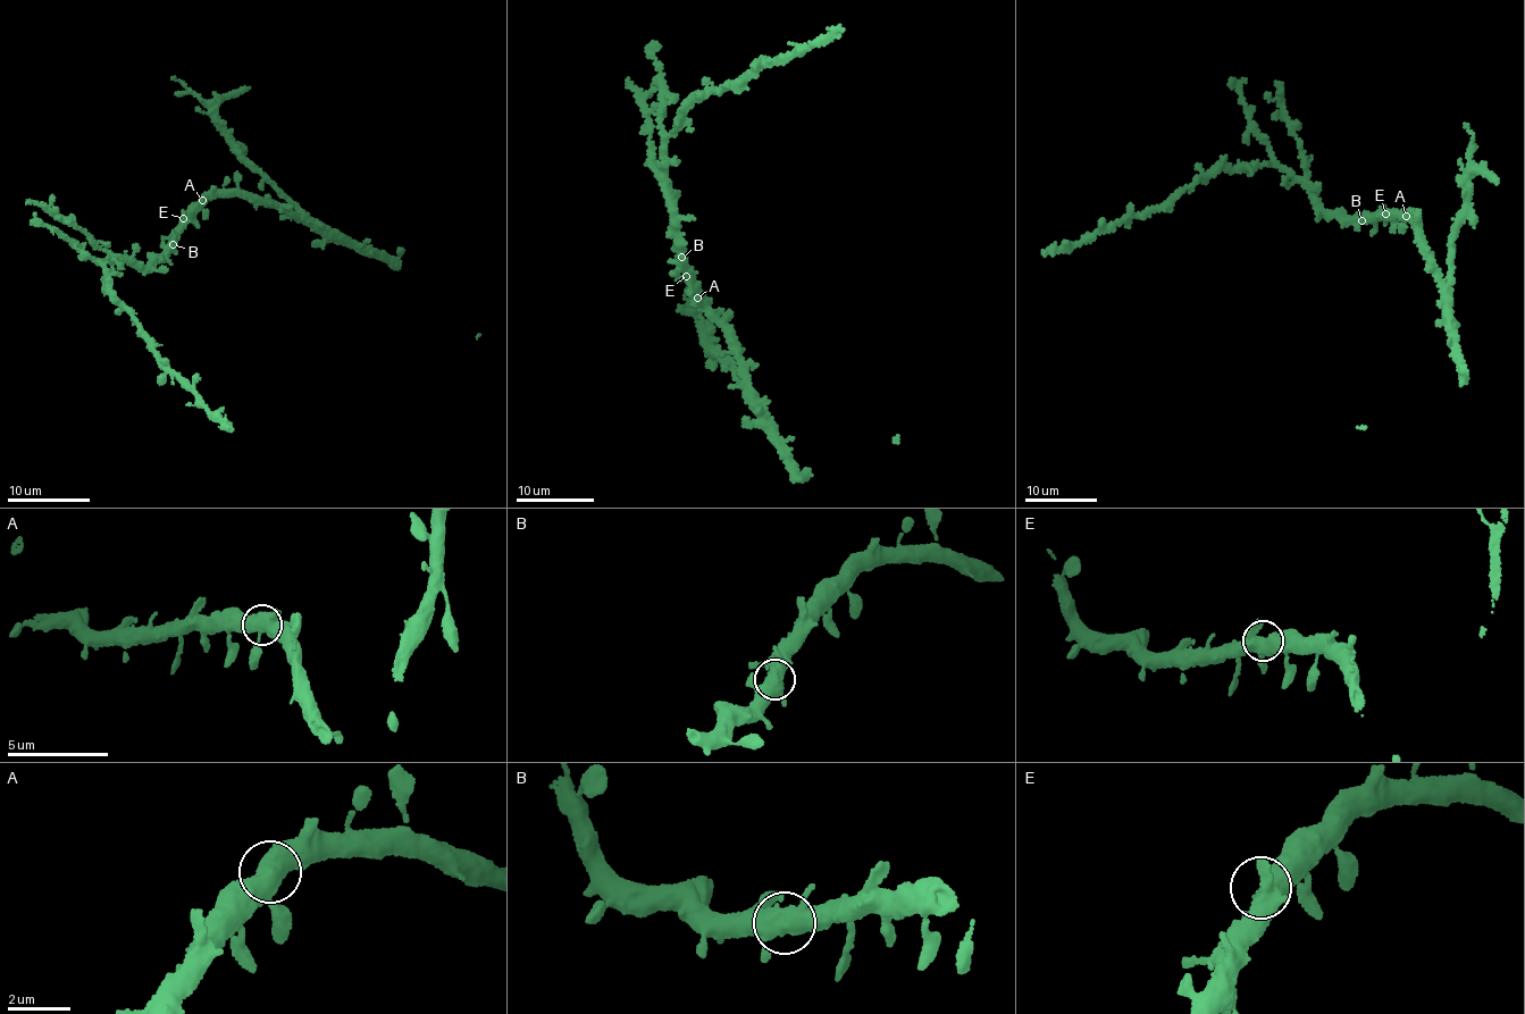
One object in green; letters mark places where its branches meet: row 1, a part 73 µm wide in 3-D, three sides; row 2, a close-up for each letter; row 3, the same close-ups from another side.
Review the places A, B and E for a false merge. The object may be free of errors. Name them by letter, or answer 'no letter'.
no letter

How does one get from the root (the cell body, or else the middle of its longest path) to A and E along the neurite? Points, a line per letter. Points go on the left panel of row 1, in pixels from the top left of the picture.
A: (170, 242), (202, 200)
E: (170, 242), (183, 218)

